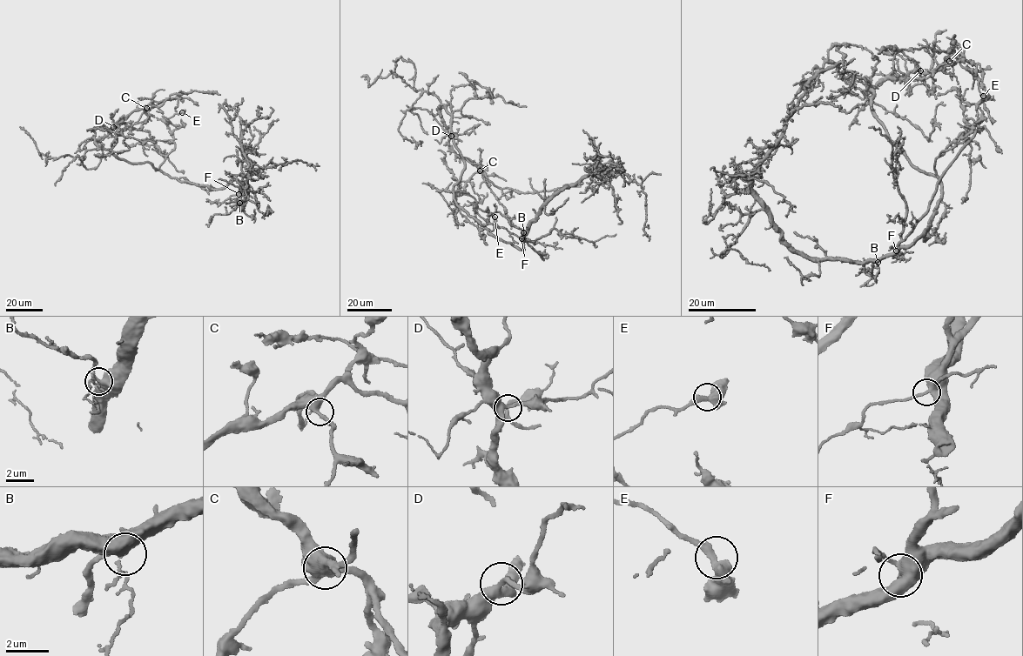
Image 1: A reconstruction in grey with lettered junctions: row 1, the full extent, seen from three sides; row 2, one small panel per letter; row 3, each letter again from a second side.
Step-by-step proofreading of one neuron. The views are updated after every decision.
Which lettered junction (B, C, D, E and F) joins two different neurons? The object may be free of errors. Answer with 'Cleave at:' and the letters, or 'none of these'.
Cleave at: none of these

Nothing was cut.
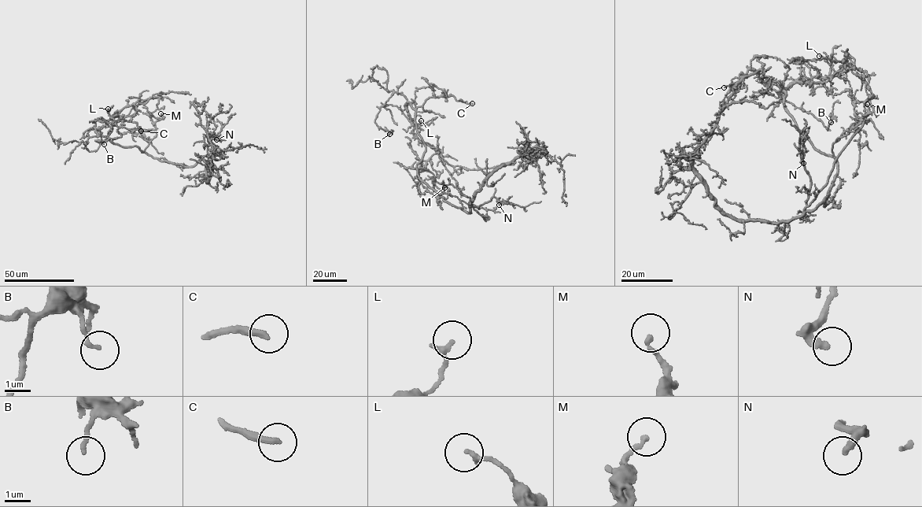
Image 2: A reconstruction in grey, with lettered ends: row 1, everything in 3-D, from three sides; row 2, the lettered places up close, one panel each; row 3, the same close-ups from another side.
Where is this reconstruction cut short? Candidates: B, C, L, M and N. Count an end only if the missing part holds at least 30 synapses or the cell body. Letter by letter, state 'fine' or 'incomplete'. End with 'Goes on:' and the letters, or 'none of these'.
B: fine
C: incomplete
L: fine
M: fine
N: fine
Goes on: C

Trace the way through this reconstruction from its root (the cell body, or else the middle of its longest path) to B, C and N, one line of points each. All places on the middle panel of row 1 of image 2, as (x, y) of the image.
B: (431, 188), (419, 179), (416, 170), (425, 149), (414, 110), (404, 96), (395, 92), (374, 120), (389, 134)
C: (431, 188), (419, 179), (416, 170), (425, 149), (416, 127), (416, 108), (429, 97), (445, 94), (472, 103)
N: (431, 188), (444, 197), (444, 200), (469, 212), (471, 206), (479, 206), (493, 197), (499, 205)

